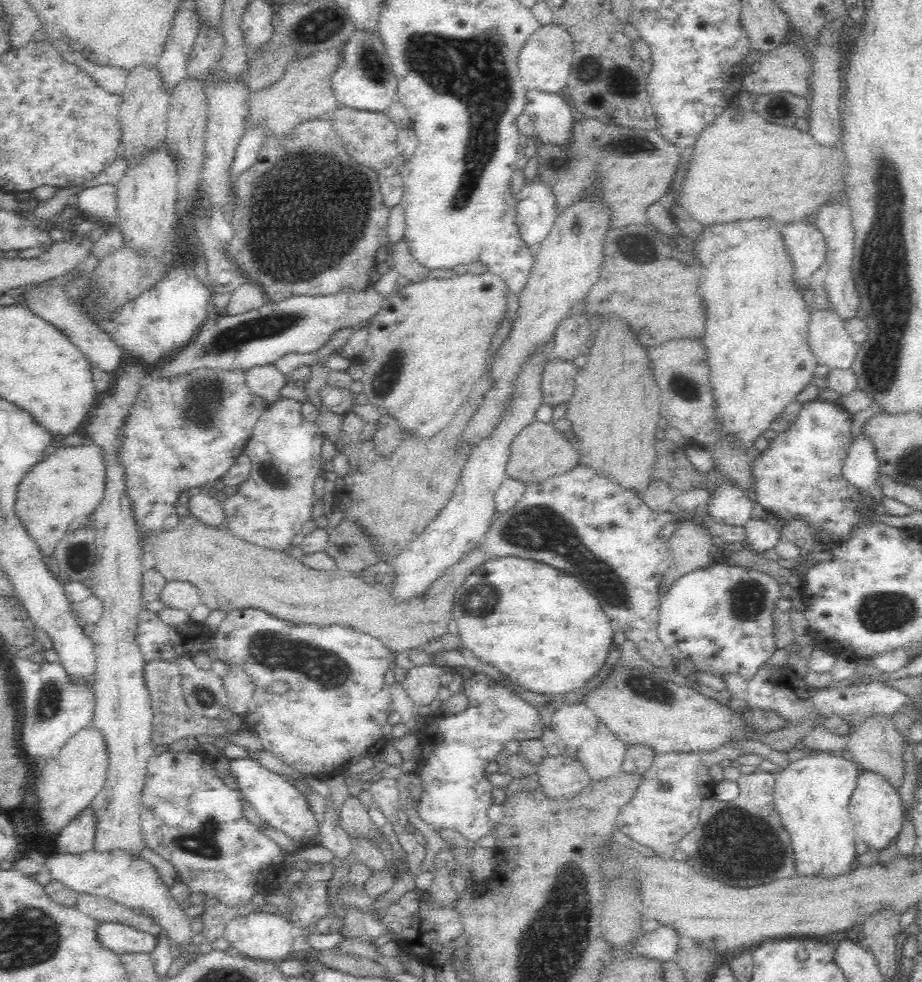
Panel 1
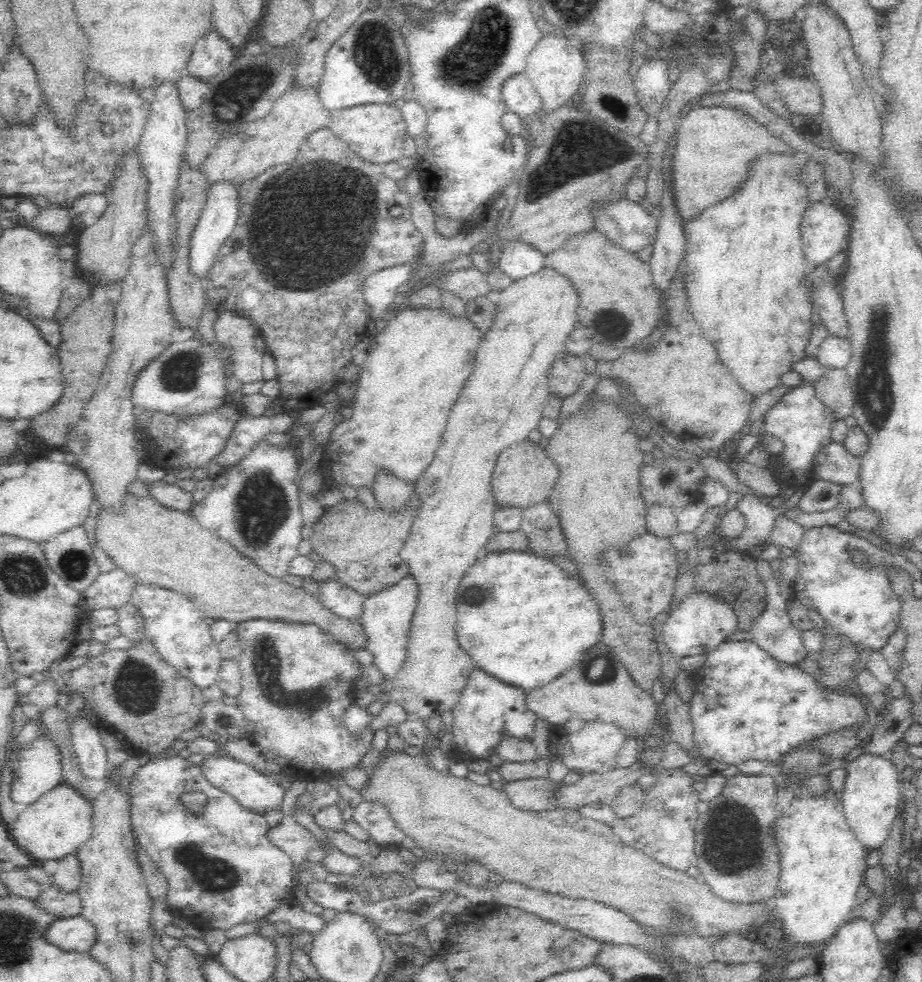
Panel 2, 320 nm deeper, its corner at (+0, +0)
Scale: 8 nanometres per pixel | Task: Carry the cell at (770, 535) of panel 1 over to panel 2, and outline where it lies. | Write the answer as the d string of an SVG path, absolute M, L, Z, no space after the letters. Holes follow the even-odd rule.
M752 492L746 493L737 507L744 515L744 530L736 536L736 546L739 550L750 550L754 546L768 543L778 516L778 507L762 504Z

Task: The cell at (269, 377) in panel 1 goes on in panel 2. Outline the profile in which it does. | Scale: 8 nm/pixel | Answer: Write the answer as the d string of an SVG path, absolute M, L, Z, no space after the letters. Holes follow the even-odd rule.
M219 309L213 326L216 340L233 348L233 375L242 384L262 380L262 356L256 351L252 334L257 330L254 320L236 313Z

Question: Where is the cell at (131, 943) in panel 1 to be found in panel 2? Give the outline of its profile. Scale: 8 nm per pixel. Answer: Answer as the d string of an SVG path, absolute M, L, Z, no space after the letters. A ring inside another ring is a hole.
M81 914L58 919L49 929L50 941L54 941L60 948L84 954L90 952L100 936L94 924Z

